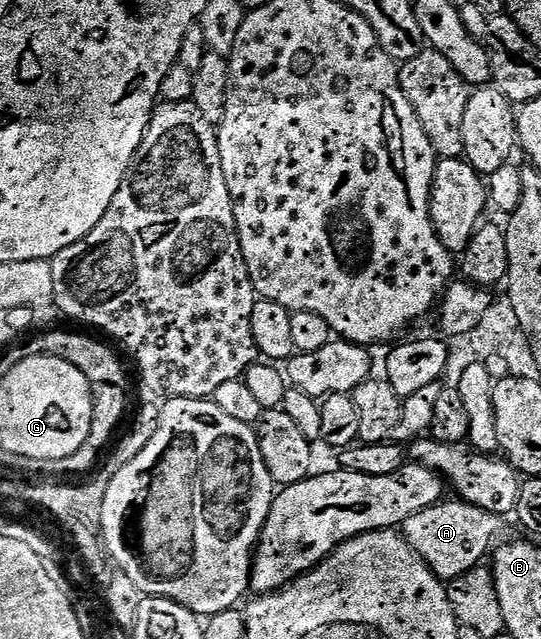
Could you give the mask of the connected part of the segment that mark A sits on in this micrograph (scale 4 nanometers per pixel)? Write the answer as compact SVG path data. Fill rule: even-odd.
M456 502L436 503L434 507L415 513L403 525L404 537L413 547L412 554L422 559L434 575L445 581L469 570L471 564L480 564L484 560L481 558L485 554L486 558L494 548L493 541L503 523L502 516L479 509L474 503Z

